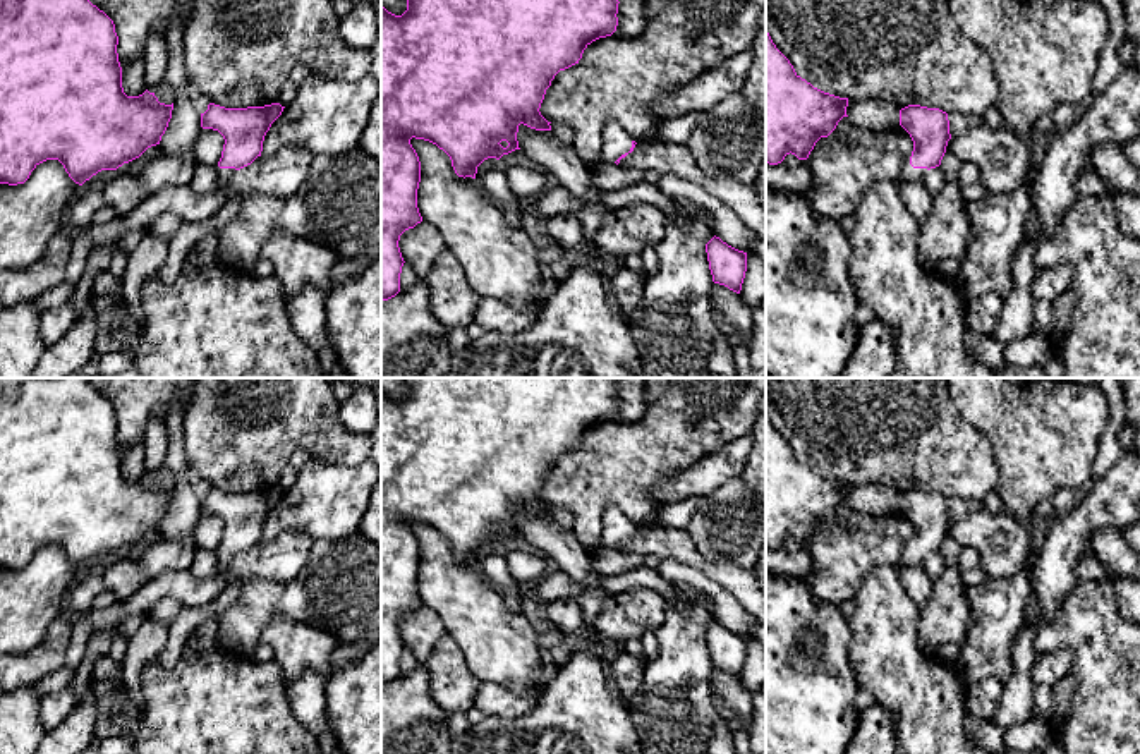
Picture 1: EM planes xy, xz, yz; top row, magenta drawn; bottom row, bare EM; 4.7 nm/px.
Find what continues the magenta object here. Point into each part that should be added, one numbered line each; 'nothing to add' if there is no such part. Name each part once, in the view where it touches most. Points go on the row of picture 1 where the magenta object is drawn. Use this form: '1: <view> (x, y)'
1: xz (615, 141)

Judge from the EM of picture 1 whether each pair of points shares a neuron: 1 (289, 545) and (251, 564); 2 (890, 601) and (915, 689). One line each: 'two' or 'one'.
1: one
2: one

